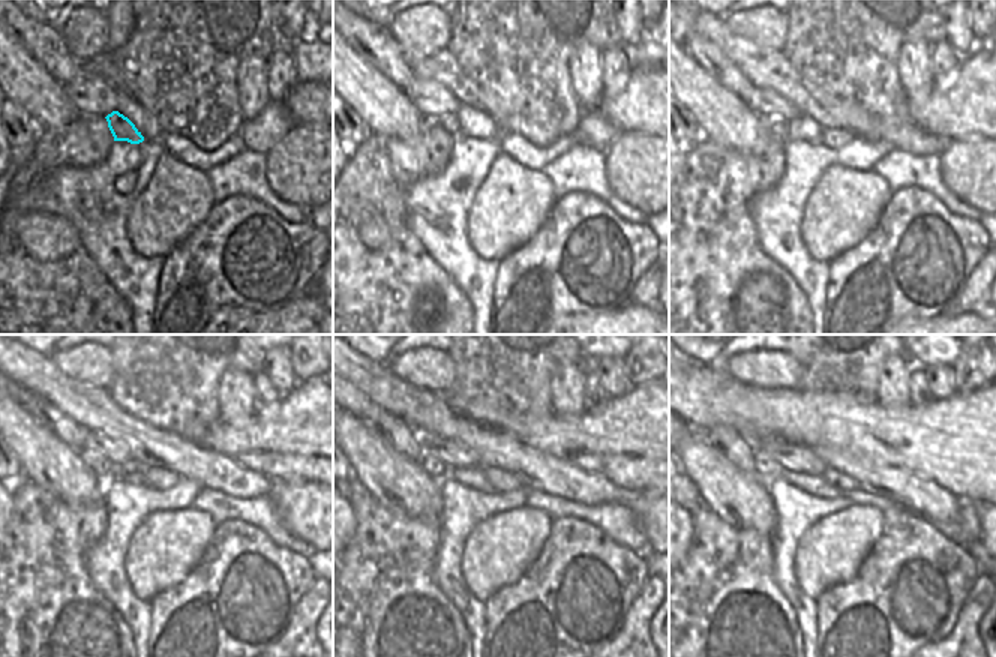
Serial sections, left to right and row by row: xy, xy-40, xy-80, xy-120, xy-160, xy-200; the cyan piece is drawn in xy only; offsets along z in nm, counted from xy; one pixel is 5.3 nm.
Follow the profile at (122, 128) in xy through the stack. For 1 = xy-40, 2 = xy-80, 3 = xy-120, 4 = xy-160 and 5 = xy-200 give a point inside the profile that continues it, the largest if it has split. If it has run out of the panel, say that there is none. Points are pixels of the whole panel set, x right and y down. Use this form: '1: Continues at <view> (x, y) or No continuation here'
1: Continues at xy-40 (450, 122)
2: Continues at xy-80 (777, 128)
3: Continues at xy-120 (96, 462)
4: Continues at xy-160 (438, 470)
5: Continues at xy-200 (765, 468).

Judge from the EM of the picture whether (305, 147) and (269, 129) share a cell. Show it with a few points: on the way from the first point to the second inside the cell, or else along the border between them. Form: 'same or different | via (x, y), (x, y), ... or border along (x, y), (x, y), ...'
different | border along (296, 125), (266, 155)

